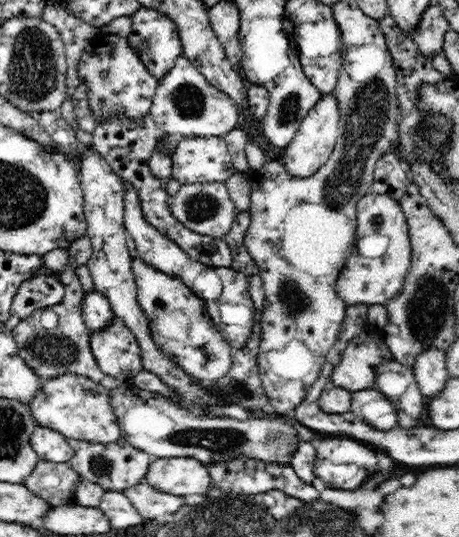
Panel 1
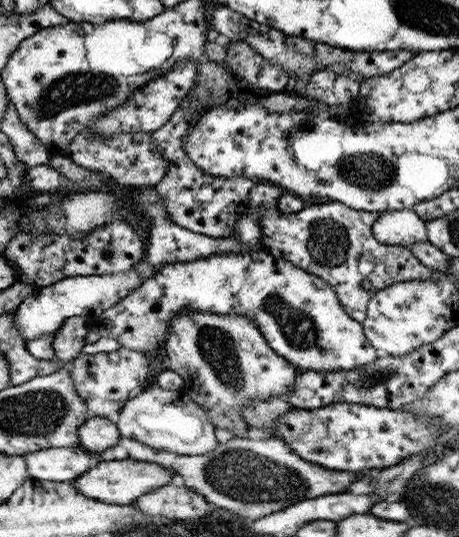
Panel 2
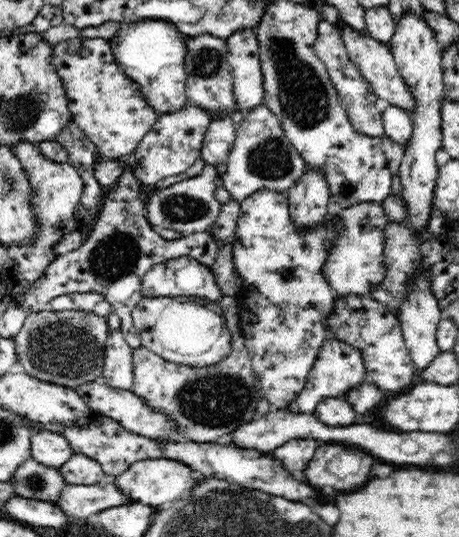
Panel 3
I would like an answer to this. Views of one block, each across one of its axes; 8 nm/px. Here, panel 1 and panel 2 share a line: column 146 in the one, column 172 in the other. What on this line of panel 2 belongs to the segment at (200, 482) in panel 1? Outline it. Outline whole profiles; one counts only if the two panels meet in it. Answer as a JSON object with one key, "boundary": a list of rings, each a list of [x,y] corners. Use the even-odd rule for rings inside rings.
{"boundary":[[[96,460],[92,468],[81,477],[72,481],[78,492],[86,495],[88,498],[98,499],[100,502],[110,504],[132,504],[137,498],[148,494],[160,486],[175,484],[178,482],[178,476],[169,471],[165,466],[160,466],[155,462],[144,462],[135,460],[121,461],[102,461]]]}

